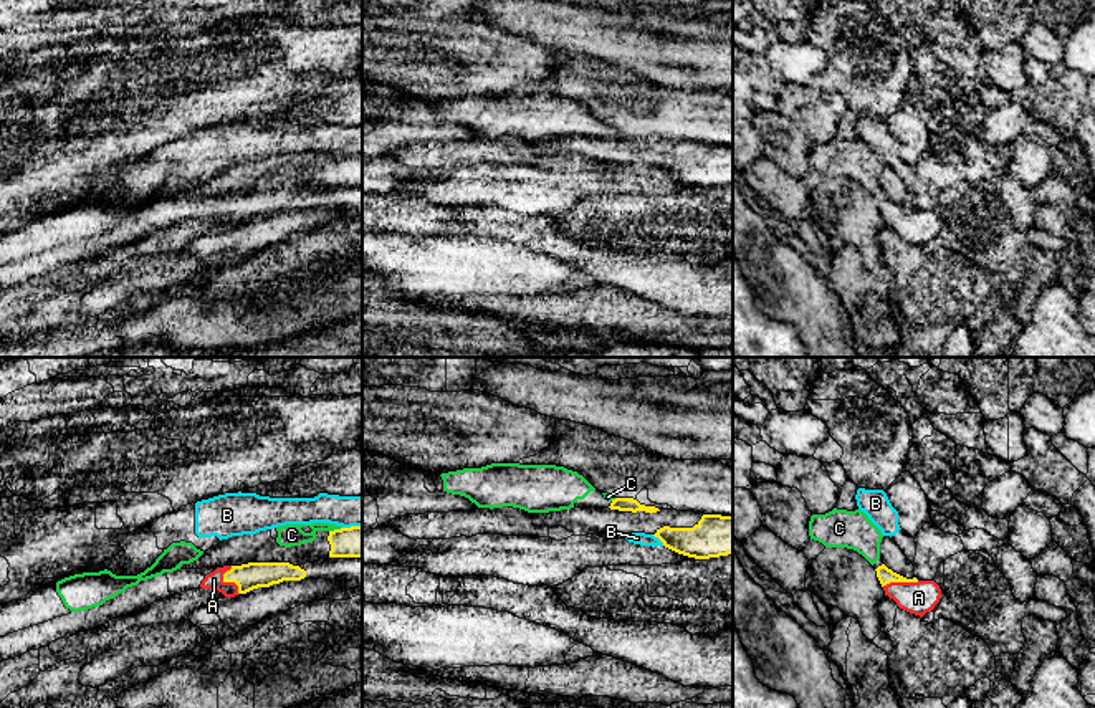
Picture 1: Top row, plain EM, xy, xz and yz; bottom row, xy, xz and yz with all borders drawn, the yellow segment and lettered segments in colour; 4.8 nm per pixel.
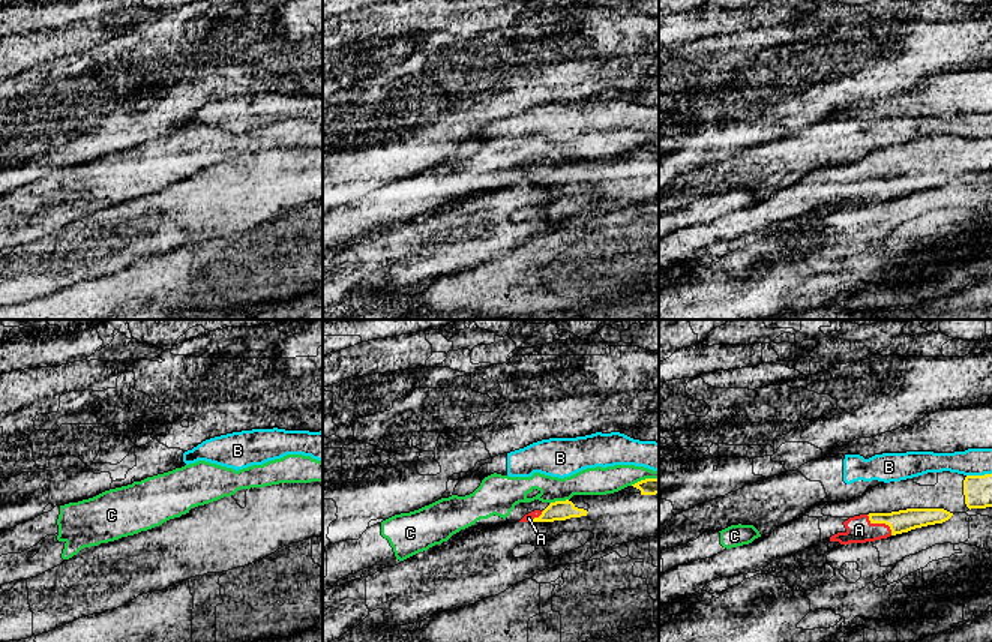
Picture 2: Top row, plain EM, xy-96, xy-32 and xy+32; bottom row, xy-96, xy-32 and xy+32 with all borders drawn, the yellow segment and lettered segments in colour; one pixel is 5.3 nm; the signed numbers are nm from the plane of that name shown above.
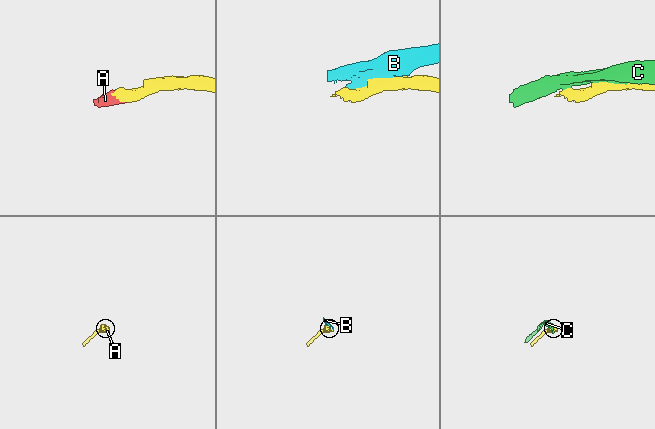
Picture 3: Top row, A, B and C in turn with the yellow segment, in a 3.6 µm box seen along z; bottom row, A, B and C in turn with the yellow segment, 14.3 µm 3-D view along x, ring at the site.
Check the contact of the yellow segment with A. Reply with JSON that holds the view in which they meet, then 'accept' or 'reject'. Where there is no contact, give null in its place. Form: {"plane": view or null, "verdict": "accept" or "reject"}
{"plane": "xy", "verdict": "accept"}

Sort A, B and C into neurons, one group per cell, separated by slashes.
A / B / C

